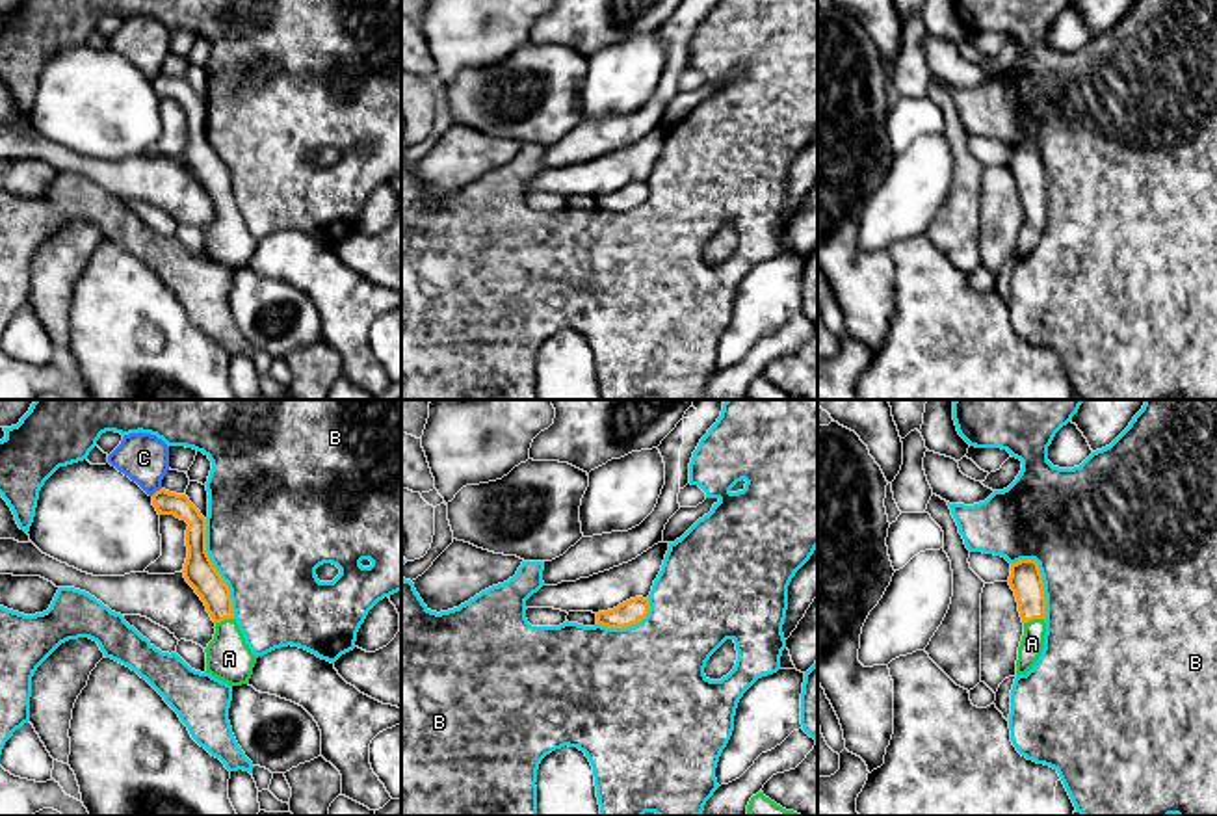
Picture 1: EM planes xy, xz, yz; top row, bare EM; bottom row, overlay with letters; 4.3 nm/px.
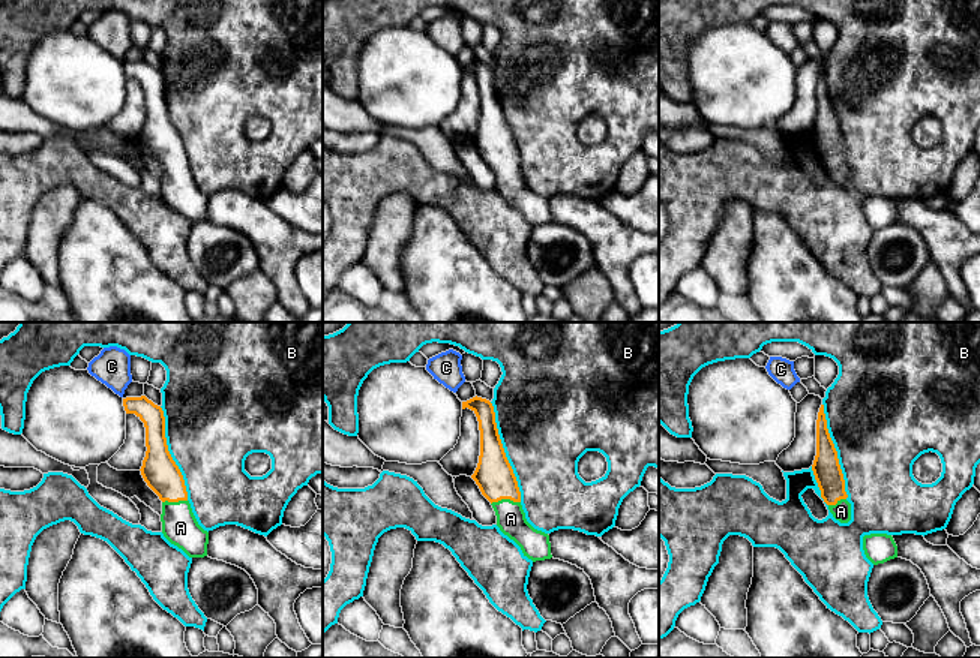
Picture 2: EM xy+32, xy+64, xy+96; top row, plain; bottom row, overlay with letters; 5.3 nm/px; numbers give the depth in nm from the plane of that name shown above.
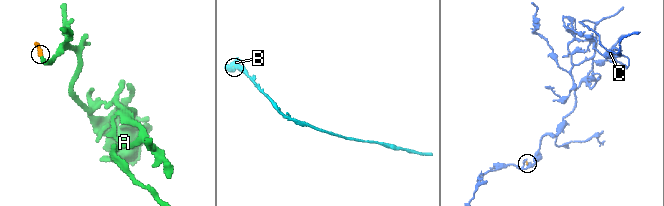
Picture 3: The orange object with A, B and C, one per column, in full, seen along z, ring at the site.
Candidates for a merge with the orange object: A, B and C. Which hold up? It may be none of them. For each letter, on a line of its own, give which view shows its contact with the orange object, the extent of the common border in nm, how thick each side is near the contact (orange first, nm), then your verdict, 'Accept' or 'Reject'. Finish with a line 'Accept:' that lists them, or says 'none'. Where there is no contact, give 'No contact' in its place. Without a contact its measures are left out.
A: Touches orange in yz. Shared border 100 nm. Thickness 140 nm (orange) against 100 nm. Accept
B: Touches orange in xy. Shared border 460 nm. Thickness 140 nm (orange) against 500 nm. Reject
C: Touches orange in xy. Shared border 60 nm. Thickness 100 nm (orange) against 220 nm. Reject
Accept: A

